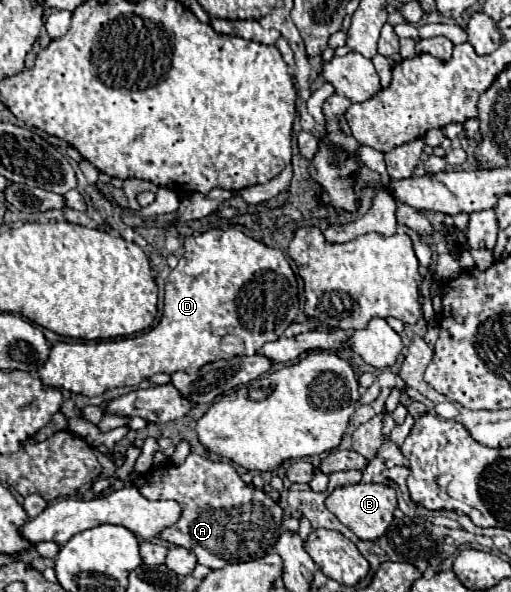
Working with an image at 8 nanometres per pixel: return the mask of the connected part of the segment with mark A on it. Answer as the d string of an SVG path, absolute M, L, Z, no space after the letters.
M189 454L183 464L173 464L171 460L163 466L151 468L149 472L141 474L145 478L145 484L139 486L139 492L149 500L175 500L181 504L181 518L161 530L159 538L163 542L183 546L191 550L197 556L197 562L215 570L223 568L225 564L235 562L249 562L255 558L261 558L269 552L273 552L273 546L277 542L277 536L281 534L281 522L283 522L283 510L277 502L273 502L263 490L257 490L253 484L245 484L239 474L235 472L231 462L213 462L199 454Z

